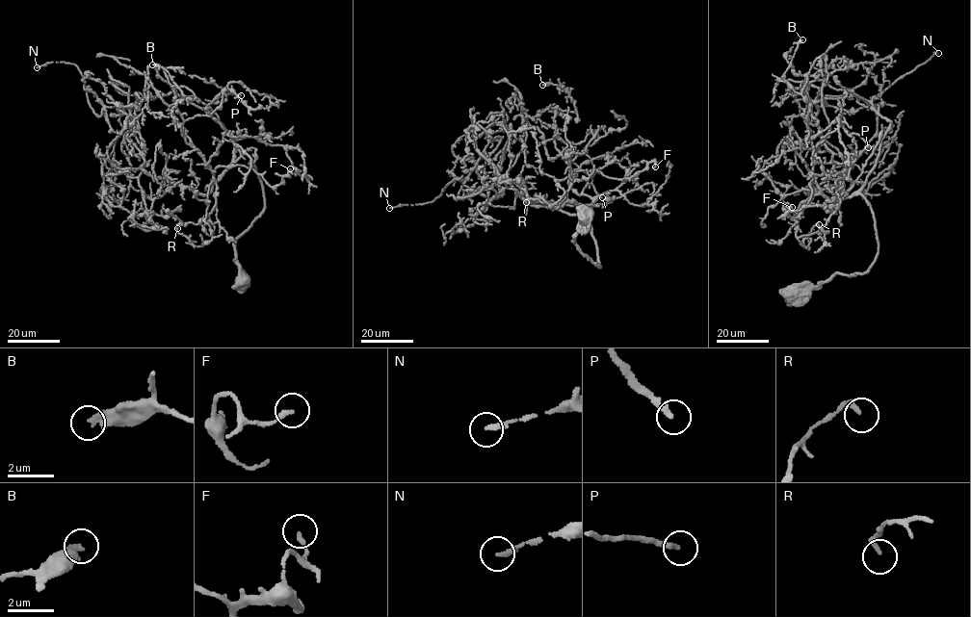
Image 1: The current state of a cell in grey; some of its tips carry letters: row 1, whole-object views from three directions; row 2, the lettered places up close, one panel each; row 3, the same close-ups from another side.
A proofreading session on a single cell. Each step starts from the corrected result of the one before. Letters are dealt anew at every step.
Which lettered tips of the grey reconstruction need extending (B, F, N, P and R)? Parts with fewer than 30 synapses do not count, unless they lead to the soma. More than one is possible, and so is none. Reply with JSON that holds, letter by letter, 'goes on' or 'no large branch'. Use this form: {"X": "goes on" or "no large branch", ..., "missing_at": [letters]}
{"B": "no large branch", "F": "no large branch", "N": "goes on", "P": "goes on", "R": "no large branch", "missing_at": ["N", "P"]}

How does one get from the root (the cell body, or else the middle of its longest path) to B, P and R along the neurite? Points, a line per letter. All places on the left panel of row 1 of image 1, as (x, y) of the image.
B: (241, 280), (235, 241), (264, 207), (254, 164), (237, 147), (213, 182), (173, 89), (195, 95), (152, 64)
P: (241, 280), (235, 241), (264, 207), (261, 181), (244, 150), (233, 162), (236, 139), (205, 110), (241, 95)
R: (241, 280), (235, 241), (265, 200), (244, 150), (212, 181), (211, 242), (177, 228)

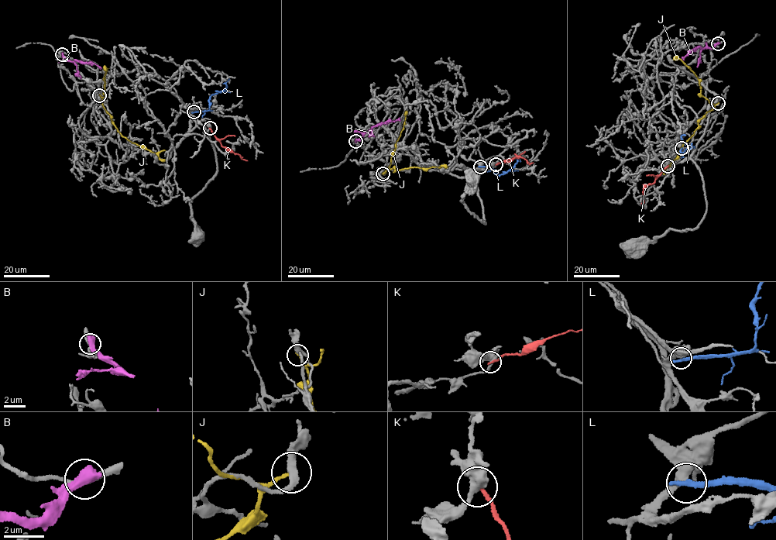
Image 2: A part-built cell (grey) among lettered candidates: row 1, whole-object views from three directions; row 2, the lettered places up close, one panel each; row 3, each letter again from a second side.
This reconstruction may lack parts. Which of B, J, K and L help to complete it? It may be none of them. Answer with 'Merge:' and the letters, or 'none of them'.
Merge: none of them

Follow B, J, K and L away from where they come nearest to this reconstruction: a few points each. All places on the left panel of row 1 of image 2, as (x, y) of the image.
B: (62, 54), (70, 61), (94, 63), (101, 67)
J: (99, 95), (102, 105), (122, 136), (156, 153), (164, 161)
K: (209, 128), (222, 146), (247, 160)
L: (194, 111), (207, 111), (209, 98), (224, 90), (229, 78)

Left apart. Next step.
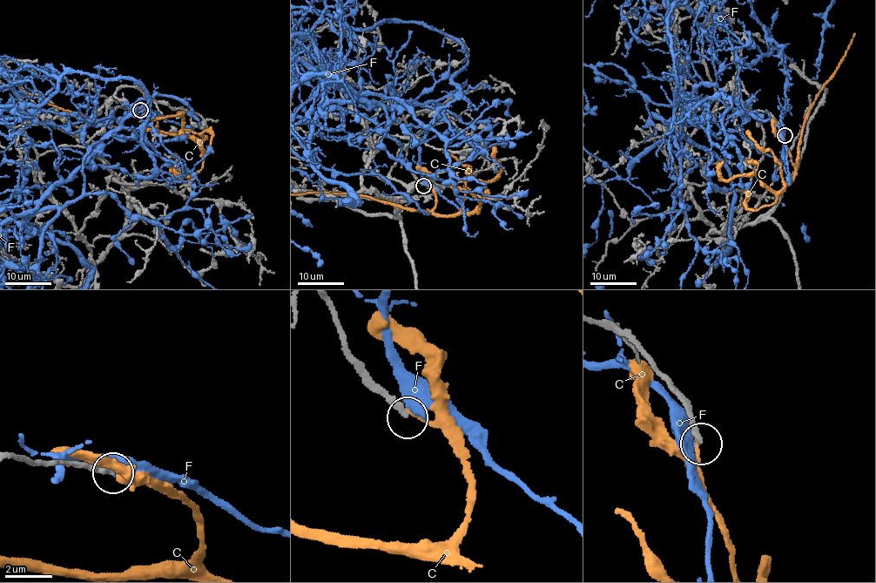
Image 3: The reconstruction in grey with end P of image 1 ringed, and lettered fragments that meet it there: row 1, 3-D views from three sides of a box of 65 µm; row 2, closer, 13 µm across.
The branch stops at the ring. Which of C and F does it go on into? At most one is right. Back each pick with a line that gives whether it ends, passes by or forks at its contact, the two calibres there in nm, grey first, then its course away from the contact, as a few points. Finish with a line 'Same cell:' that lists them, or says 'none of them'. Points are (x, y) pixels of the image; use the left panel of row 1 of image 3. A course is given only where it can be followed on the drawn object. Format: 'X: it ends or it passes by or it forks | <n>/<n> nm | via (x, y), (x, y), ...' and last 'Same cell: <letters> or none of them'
Same cell: none of them

